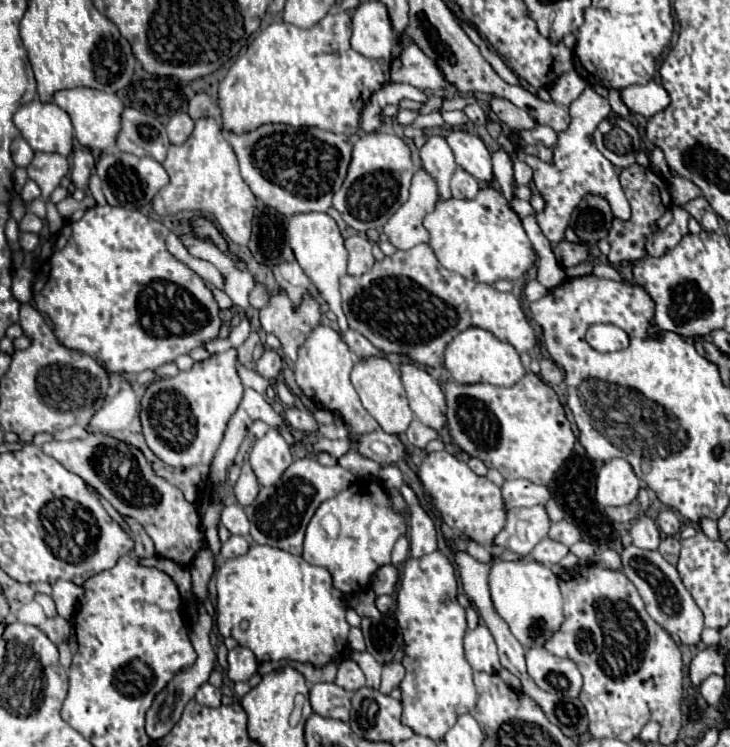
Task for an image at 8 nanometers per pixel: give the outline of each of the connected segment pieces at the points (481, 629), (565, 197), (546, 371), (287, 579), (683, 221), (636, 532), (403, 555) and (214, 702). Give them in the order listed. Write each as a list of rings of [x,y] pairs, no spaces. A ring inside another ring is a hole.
[[[479,624],[475,630],[465,634],[465,658],[475,672],[497,674],[501,670],[495,640],[485,624]]]
[[[587,86],[585,92],[569,106],[571,122],[569,122],[569,128],[559,134],[557,148],[553,148],[553,154],[555,154],[553,164],[533,162],[531,154],[527,154],[523,150],[517,152],[519,160],[533,168],[535,188],[541,192],[541,196],[545,200],[545,210],[535,216],[537,216],[537,222],[539,222],[543,234],[551,240],[551,244],[557,244],[563,240],[571,212],[577,208],[581,198],[589,192],[607,198],[615,218],[625,220],[625,222],[631,218],[631,208],[629,208],[629,202],[619,184],[619,176],[613,170],[613,164],[609,164],[609,160],[593,144],[593,132],[597,130],[599,122],[609,118],[609,114],[611,114],[609,102],[605,98],[601,98],[591,86]]]
[[[543,358],[541,360],[541,378],[545,382],[549,382],[551,386],[557,386],[563,382],[563,372],[551,358]]]
[[[251,544],[245,556],[225,560],[217,572],[217,628],[223,636],[235,638],[241,646],[253,650],[259,662],[265,660],[295,660],[323,666],[339,658],[347,650],[349,624],[345,620],[345,596],[333,586],[331,572],[323,566],[313,566],[281,548]]]
[[[675,208],[675,220],[667,228],[657,230],[647,236],[647,244],[645,244],[647,254],[649,256],[663,256],[667,250],[675,248],[681,242],[681,238],[685,234],[689,234],[687,222],[689,222],[689,214],[683,208]]]
[[[643,516],[639,518],[633,526],[631,526],[631,538],[633,538],[633,544],[639,546],[639,548],[647,548],[647,550],[657,550],[659,548],[659,542],[661,542],[661,532],[659,532],[659,526],[653,518],[649,516]]]
[[[401,536],[401,538],[397,540],[397,544],[395,544],[395,548],[393,548],[393,558],[391,558],[391,562],[393,562],[395,566],[399,566],[399,564],[403,564],[407,558],[409,558],[409,540],[407,540],[407,536]]]
[[[207,682],[207,684],[203,684],[203,686],[197,690],[195,700],[197,700],[201,706],[217,708],[217,706],[221,706],[221,696],[223,696],[221,690],[215,688],[215,686],[211,686],[211,684]]]

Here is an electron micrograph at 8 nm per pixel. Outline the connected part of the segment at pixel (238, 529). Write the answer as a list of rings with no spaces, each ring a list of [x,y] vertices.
[[[239,504],[225,506],[221,510],[221,522],[225,524],[225,528],[231,534],[239,534],[243,538],[249,538],[249,520],[247,520],[247,516]]]

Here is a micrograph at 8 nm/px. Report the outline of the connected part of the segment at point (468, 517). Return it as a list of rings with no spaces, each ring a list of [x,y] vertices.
[[[431,452],[423,460],[419,468],[419,480],[433,498],[433,504],[439,508],[443,520],[453,528],[465,532],[471,540],[479,542],[481,546],[491,546],[495,536],[505,528],[505,508],[501,498],[501,488],[493,484],[489,478],[477,476],[471,472],[465,462],[457,460],[455,456],[441,452]]]

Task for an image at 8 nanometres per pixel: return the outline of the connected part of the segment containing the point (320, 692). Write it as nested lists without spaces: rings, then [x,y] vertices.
[[[333,682],[313,684],[311,692],[309,692],[309,700],[311,700],[315,714],[349,722],[351,700],[349,700],[349,694],[341,686],[333,684]]]

